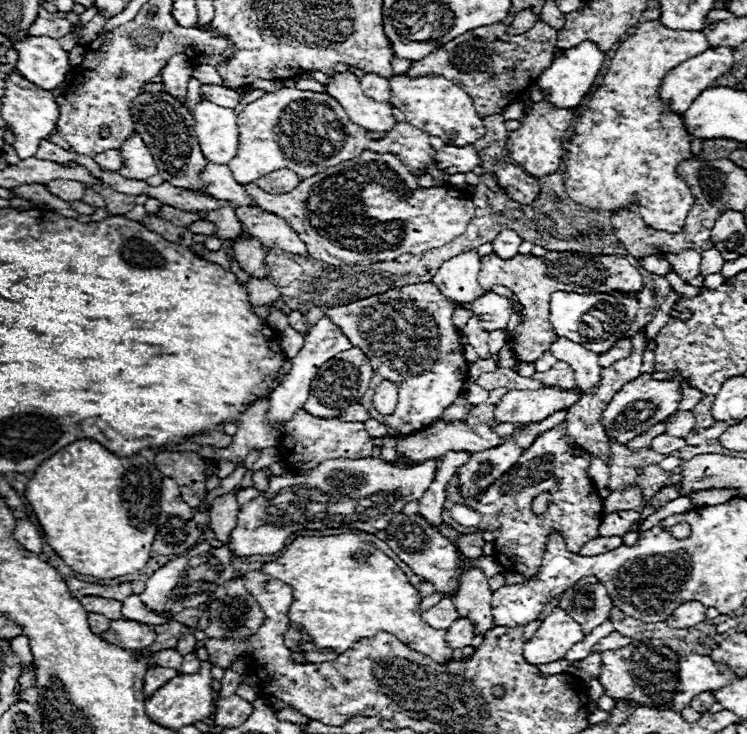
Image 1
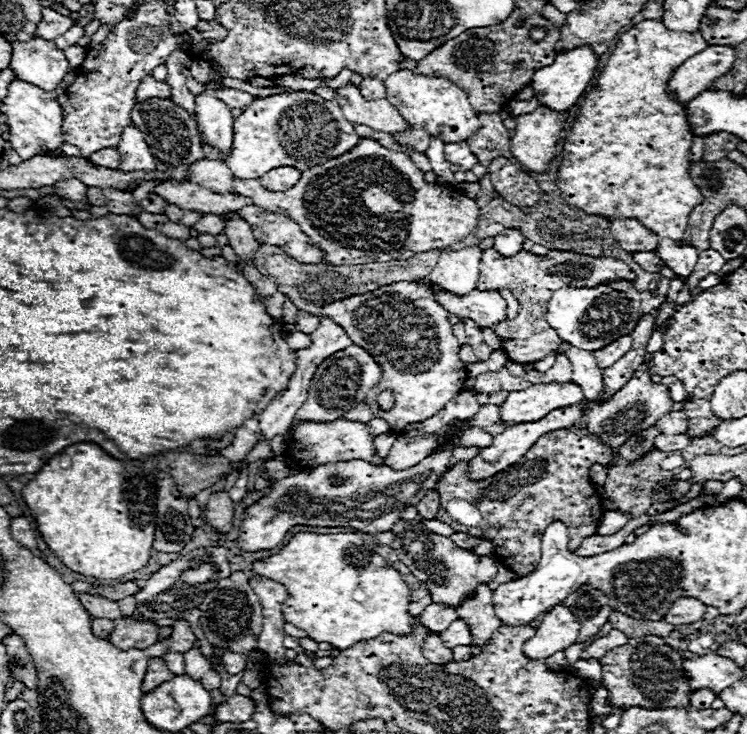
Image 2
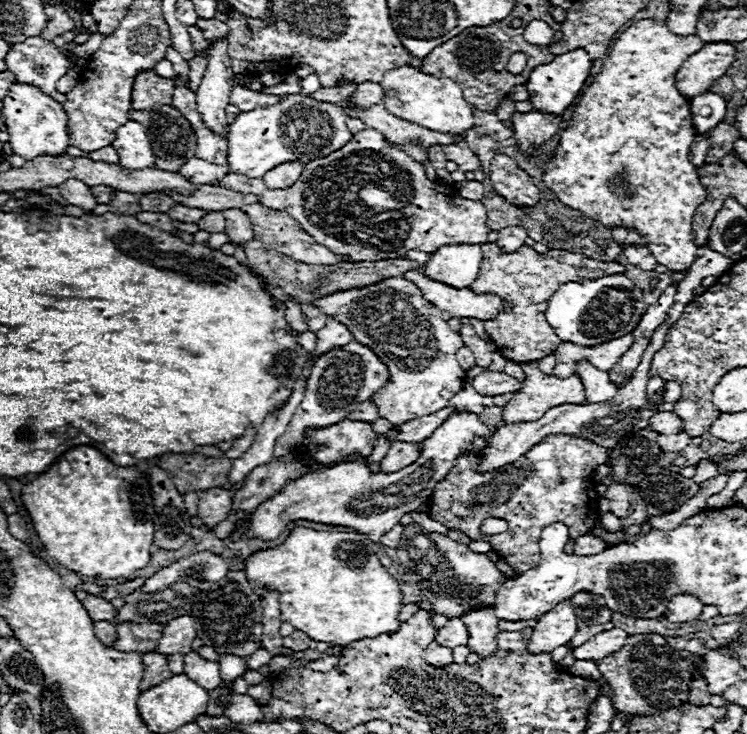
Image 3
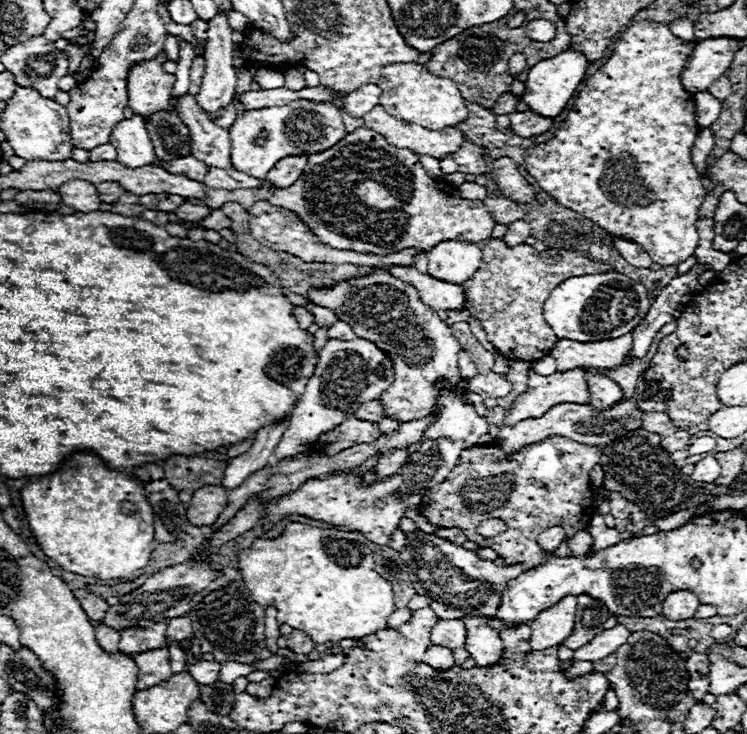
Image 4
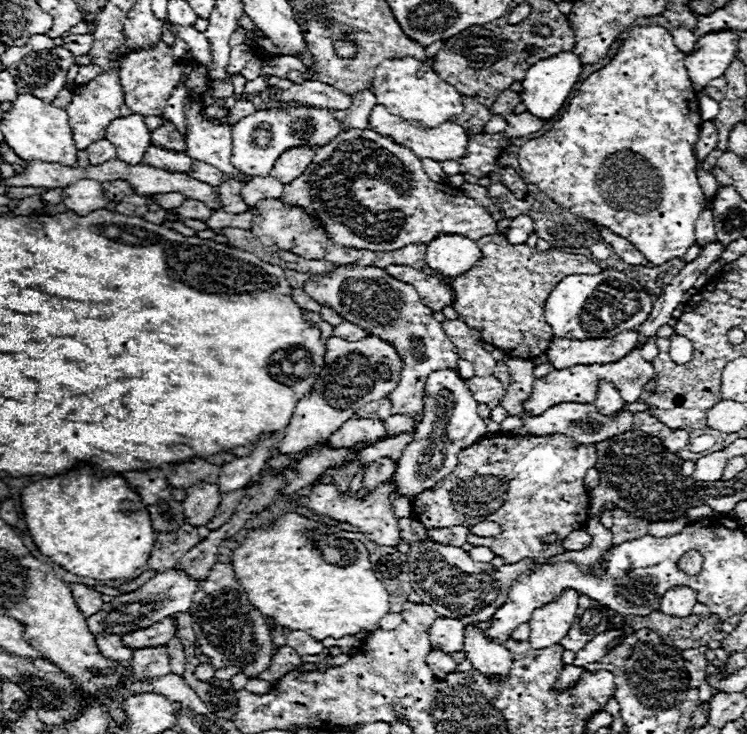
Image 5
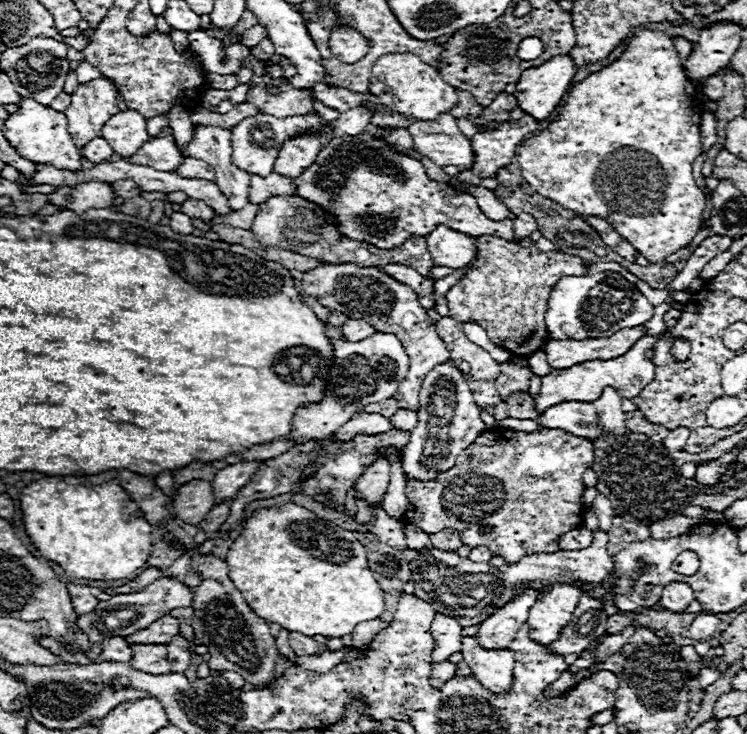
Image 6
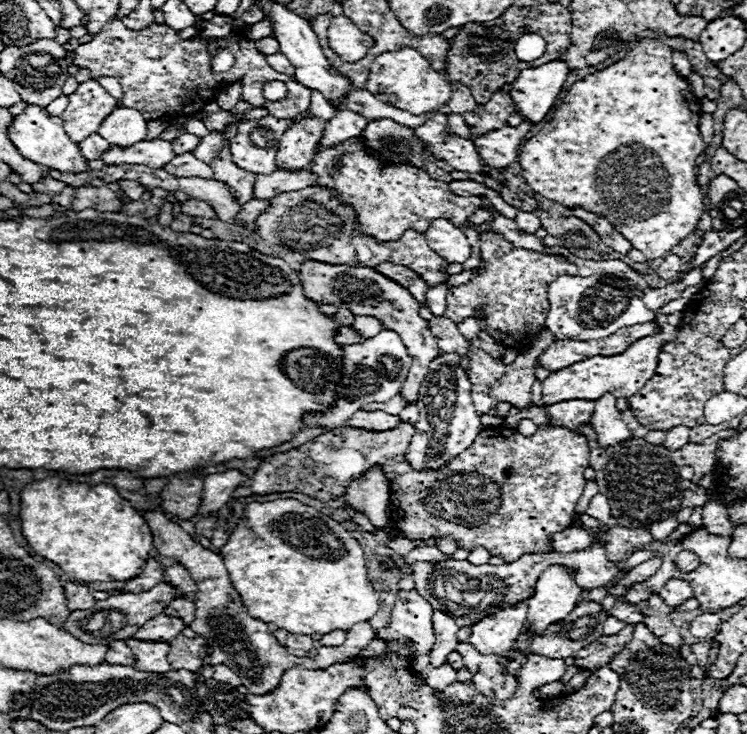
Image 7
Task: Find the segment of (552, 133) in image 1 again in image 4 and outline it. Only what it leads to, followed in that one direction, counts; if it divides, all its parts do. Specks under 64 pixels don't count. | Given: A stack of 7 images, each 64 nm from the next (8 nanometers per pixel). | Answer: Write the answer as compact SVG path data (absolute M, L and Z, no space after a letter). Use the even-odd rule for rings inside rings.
M532 110L528 112L514 112L510 116L510 130L522 138L530 138L530 136L540 136L548 130L554 128L554 120L552 118L544 118L534 114Z

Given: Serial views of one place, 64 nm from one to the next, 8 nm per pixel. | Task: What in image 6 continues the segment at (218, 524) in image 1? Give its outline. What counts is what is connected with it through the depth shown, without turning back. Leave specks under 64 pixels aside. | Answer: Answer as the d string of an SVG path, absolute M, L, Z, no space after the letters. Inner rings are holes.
M192 480L178 488L178 496L174 498L174 512L188 524L200 524L206 514L214 508L214 496L210 482Z

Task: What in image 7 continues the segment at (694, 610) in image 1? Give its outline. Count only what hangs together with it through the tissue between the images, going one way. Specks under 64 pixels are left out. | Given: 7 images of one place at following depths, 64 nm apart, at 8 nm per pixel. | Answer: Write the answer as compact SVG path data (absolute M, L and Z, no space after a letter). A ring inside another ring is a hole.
M670 580L664 584L664 588L660 590L660 598L672 606L672 608L678 608L682 602L686 602L688 598L692 598L692 588L686 580Z

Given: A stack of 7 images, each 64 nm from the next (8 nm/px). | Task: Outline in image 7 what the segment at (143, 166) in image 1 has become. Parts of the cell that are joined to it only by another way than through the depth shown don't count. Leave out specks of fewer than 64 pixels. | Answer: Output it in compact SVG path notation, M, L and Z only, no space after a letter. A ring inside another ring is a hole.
M116 108L98 128L98 134L112 146L132 146L146 140L146 120L134 108Z

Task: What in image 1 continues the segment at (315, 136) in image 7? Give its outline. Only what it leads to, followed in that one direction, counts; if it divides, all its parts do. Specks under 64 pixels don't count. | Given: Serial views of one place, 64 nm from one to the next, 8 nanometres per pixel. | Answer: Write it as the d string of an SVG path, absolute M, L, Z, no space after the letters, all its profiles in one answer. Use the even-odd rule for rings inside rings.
M276 170L256 180L256 184L270 194L284 194L298 186L298 176L292 170Z

